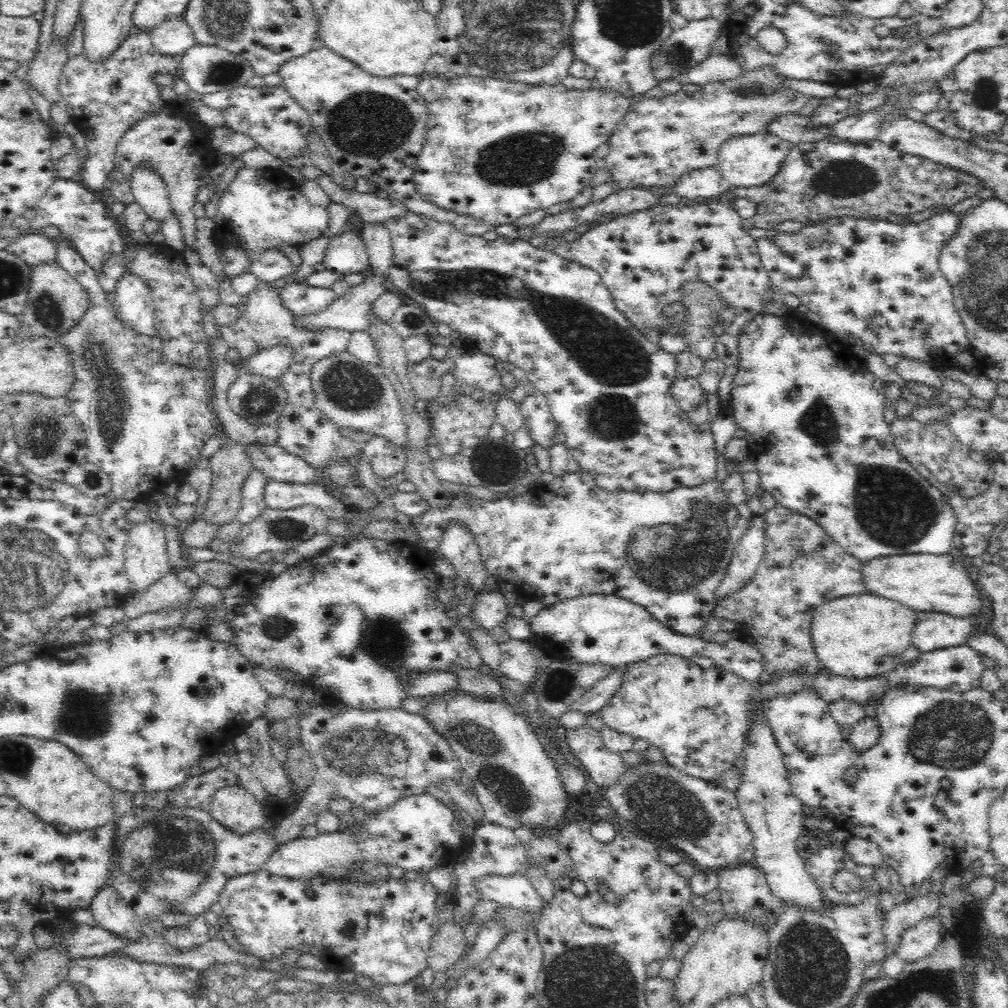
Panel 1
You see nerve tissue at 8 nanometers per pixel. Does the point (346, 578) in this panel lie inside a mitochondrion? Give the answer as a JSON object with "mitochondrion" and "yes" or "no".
{"mitochondrion":"no"}

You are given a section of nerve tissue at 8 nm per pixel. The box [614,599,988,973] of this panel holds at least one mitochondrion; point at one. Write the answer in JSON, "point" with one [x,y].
{"point":[659,801]}

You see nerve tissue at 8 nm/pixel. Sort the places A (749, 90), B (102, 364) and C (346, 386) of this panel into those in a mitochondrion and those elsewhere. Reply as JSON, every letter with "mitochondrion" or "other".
{"A":"mitochondrion","B":"mitochondrion","C":"mitochondrion"}

